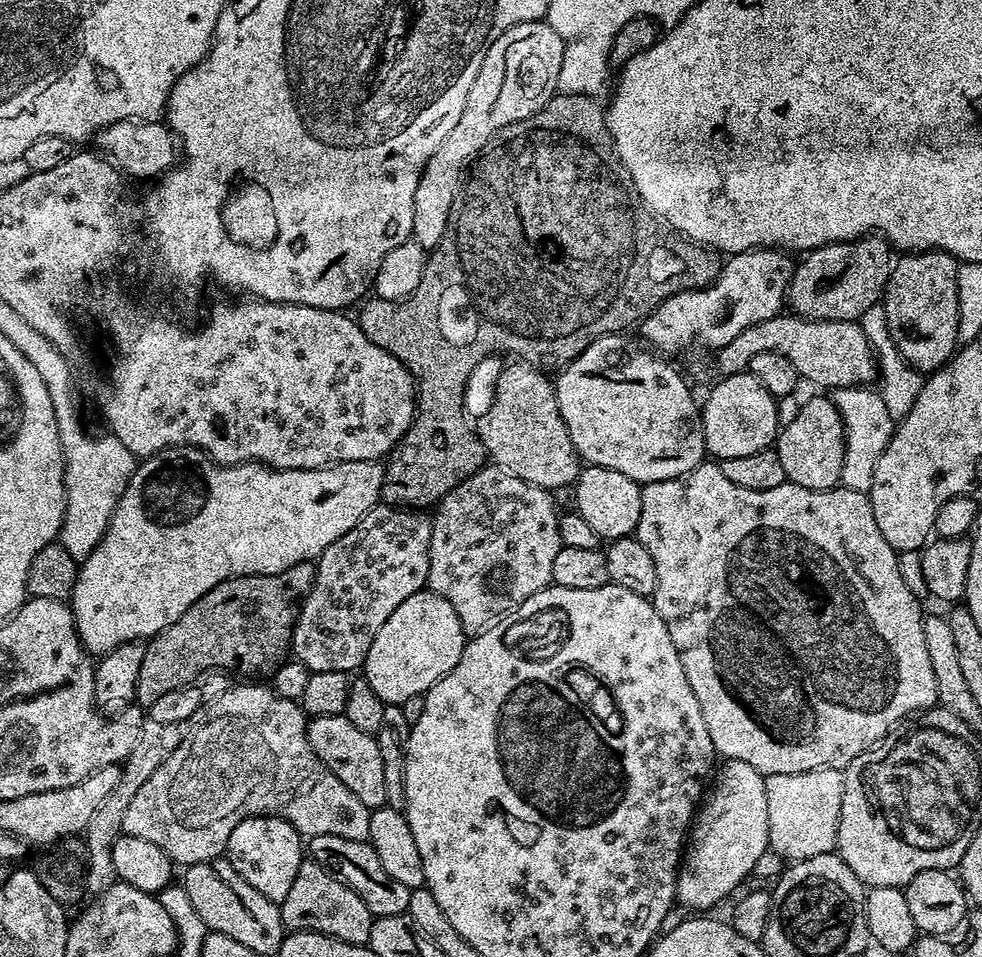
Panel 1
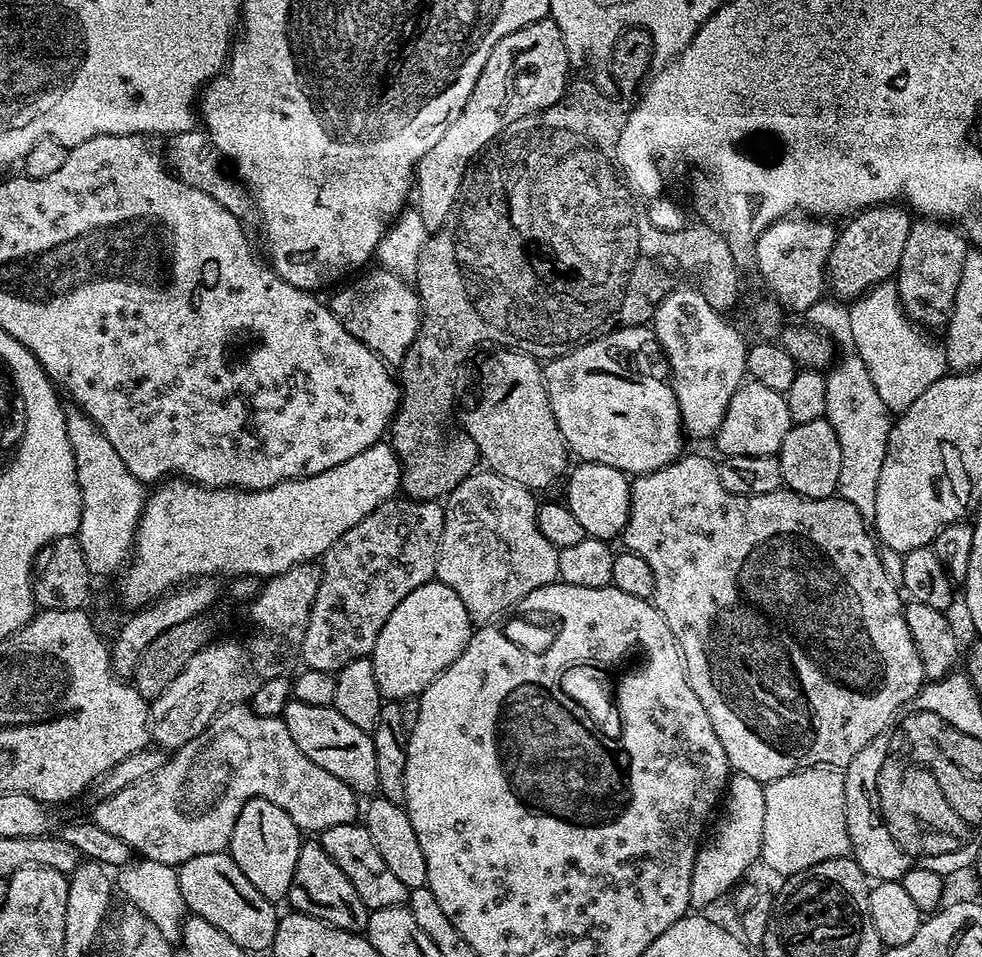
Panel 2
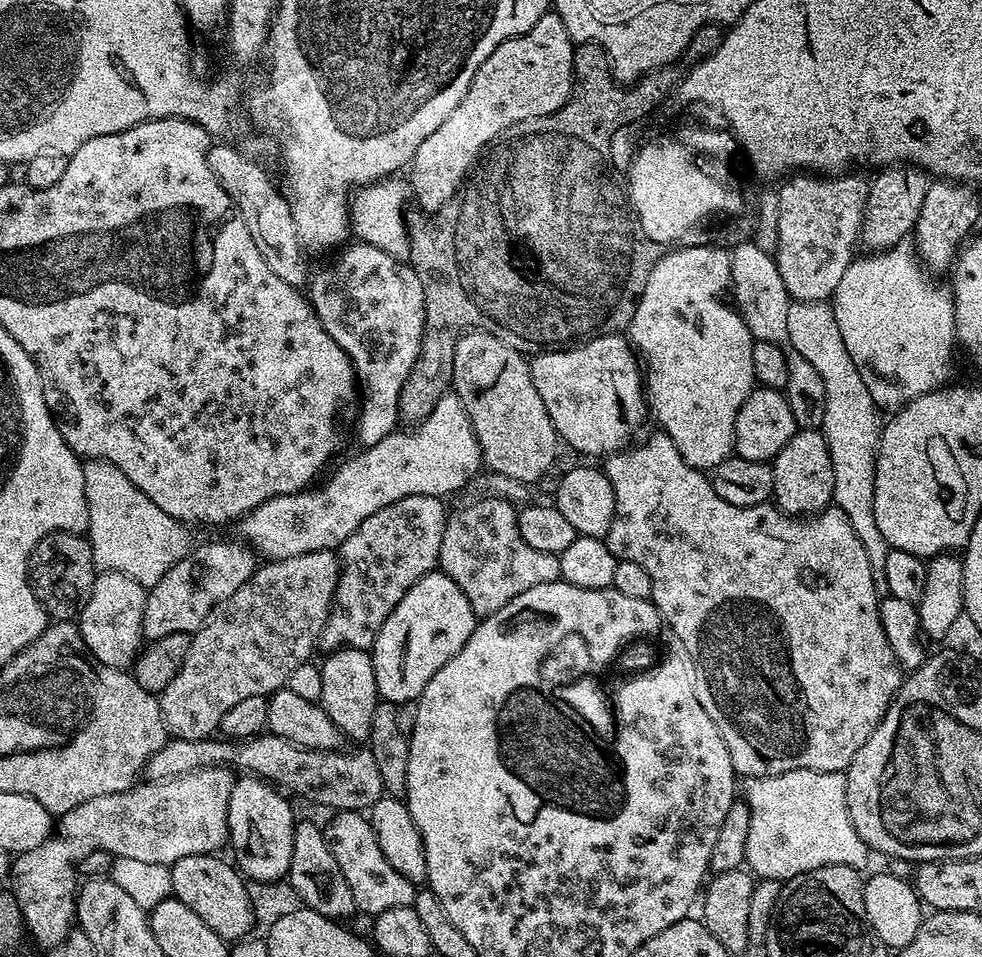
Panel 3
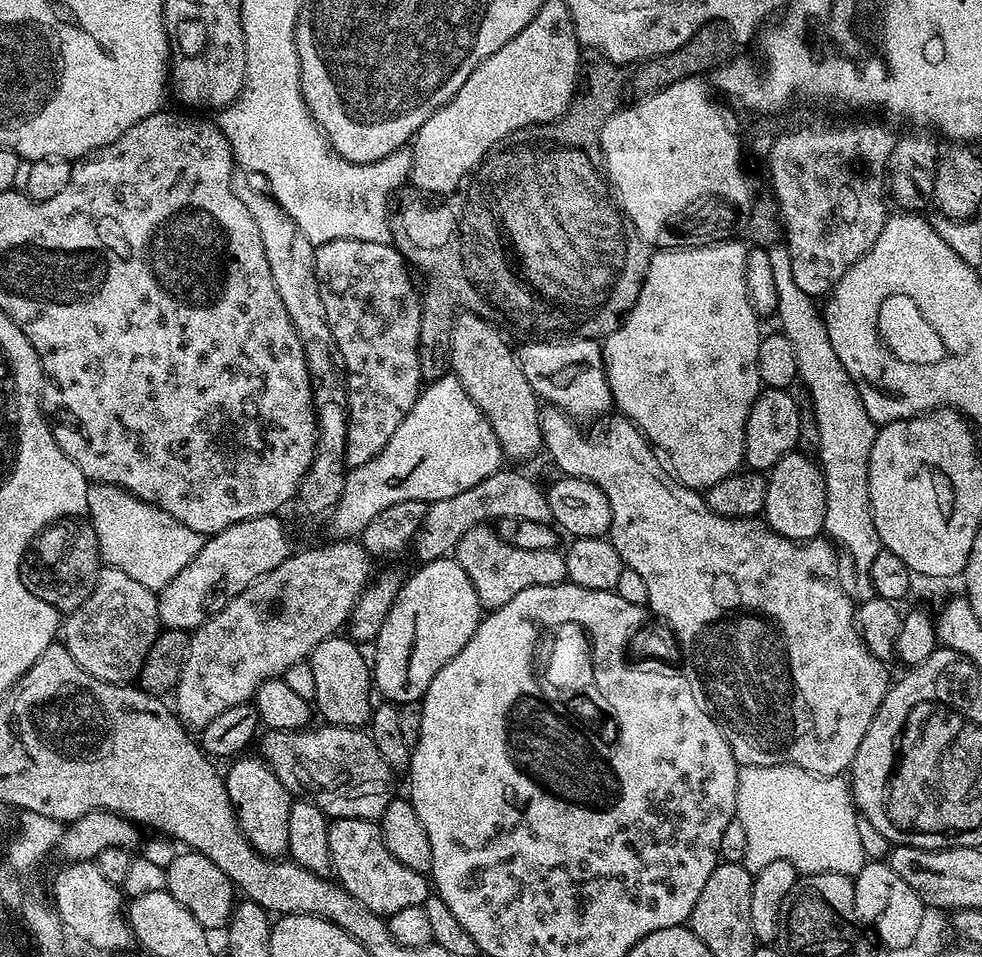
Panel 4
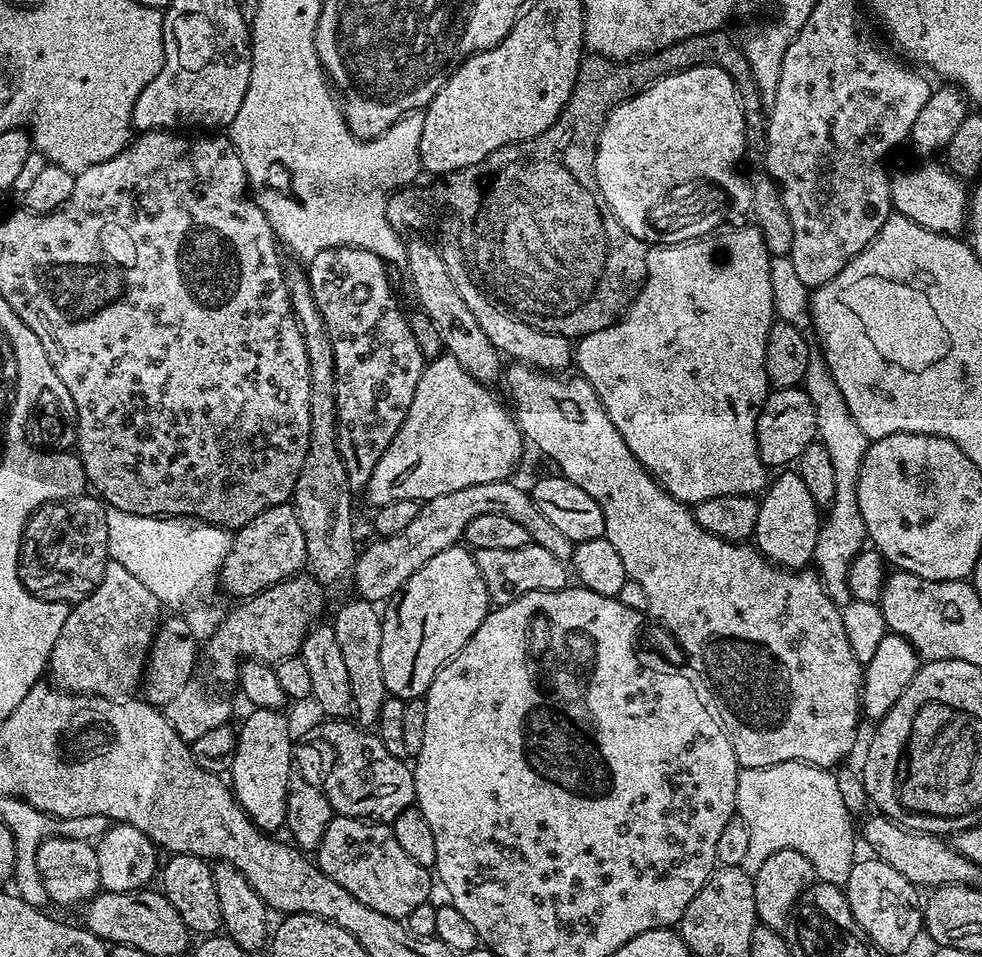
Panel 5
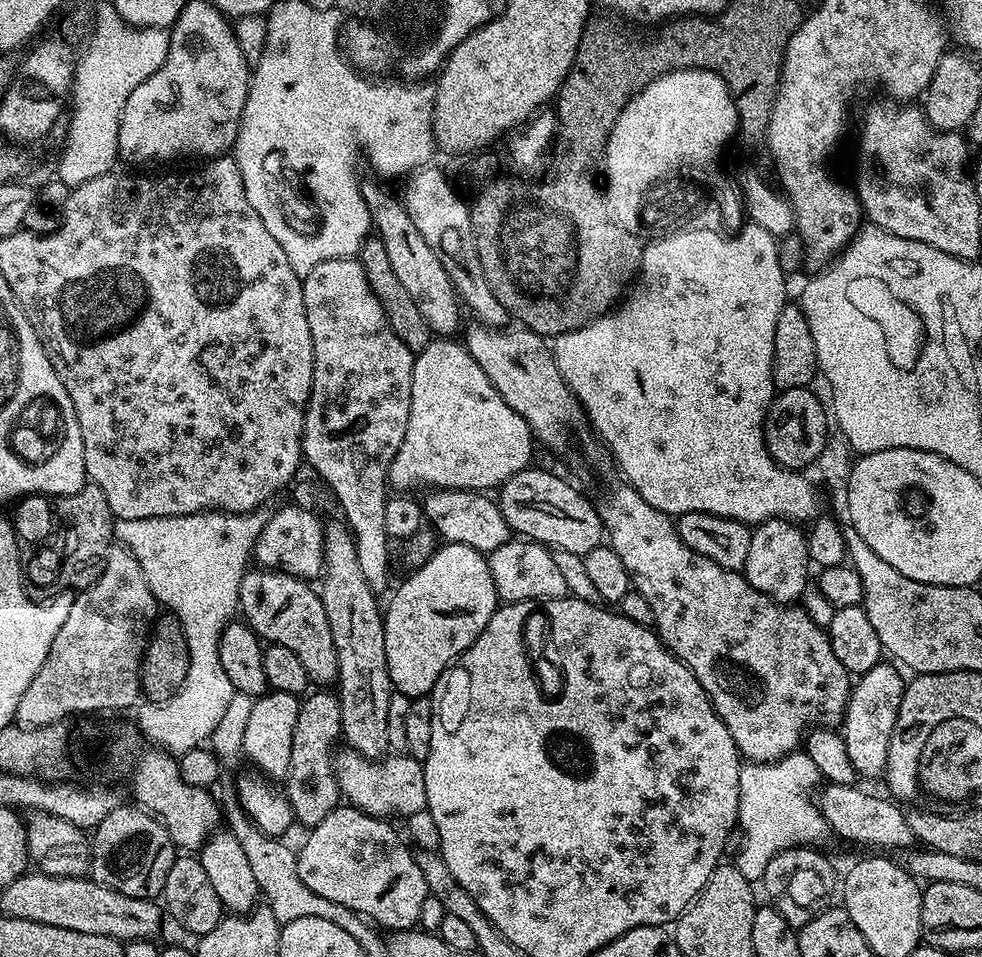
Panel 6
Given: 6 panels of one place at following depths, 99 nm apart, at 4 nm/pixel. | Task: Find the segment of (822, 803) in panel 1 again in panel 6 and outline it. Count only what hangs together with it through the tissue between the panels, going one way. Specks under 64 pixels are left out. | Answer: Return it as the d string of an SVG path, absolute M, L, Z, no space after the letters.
M804 750L791 752L768 764L748 762L741 767L738 828L744 831L744 845L734 857L734 863L742 878L749 882L763 881L770 858L786 848L820 846L830 836L820 805L814 799L821 780L819 767Z

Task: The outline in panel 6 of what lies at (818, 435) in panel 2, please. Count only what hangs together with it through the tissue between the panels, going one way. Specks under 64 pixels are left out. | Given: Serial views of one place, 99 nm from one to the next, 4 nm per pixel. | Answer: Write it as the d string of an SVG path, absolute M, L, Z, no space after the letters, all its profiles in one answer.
M773 518L752 528L750 550L746 553L742 571L754 590L777 600L779 604L795 605L808 584L808 568L808 538L799 523Z

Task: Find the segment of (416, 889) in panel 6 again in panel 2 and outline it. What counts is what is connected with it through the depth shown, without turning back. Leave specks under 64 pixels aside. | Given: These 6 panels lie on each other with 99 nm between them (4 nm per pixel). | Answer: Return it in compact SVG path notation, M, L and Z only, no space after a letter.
M363 823L330 826L325 832L319 833L318 842L330 858L334 858L334 866L350 878L350 886L358 890L358 898L369 908L385 908L401 906L407 901L409 889L398 882L398 878L386 866L382 854L378 854L378 846L374 846L374 838L370 838L370 830Z

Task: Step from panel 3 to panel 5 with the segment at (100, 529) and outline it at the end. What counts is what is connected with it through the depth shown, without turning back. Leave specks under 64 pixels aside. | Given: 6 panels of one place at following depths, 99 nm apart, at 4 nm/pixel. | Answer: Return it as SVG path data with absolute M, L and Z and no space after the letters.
M108 508L106 511L106 538L108 539L108 554L118 566L130 570L154 598L165 609L175 610L190 626L197 641L207 641L219 626L222 619L222 609L212 601L214 588L217 583L220 568L228 551L232 549L233 537L217 524L207 524L194 520L190 516L143 516L142 514L126 514L126 510Z

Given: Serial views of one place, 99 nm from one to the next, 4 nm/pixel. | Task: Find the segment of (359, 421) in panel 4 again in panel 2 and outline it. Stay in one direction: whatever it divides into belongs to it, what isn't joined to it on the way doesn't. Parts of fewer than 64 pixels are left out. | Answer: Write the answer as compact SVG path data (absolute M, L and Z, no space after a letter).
M370 268L352 278L357 280L349 279L340 286L345 288L337 287L337 292L332 297L327 297L326 303L334 318L338 318L338 322L342 322L342 326L346 326L346 330L350 330L354 338L358 338L358 342L362 342L374 354L378 354L385 364L396 366L407 354L415 335L418 334L420 297L405 277L395 276L387 268Z

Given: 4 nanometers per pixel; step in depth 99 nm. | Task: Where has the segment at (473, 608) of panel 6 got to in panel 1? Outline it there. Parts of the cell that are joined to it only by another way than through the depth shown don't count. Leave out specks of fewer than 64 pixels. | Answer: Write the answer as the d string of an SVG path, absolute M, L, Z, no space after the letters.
M421 590L406 598L374 634L370 650L364 659L363 679L382 698L385 704L404 705L406 698L423 696L432 685L441 680L462 658L466 634L454 606L437 592Z

